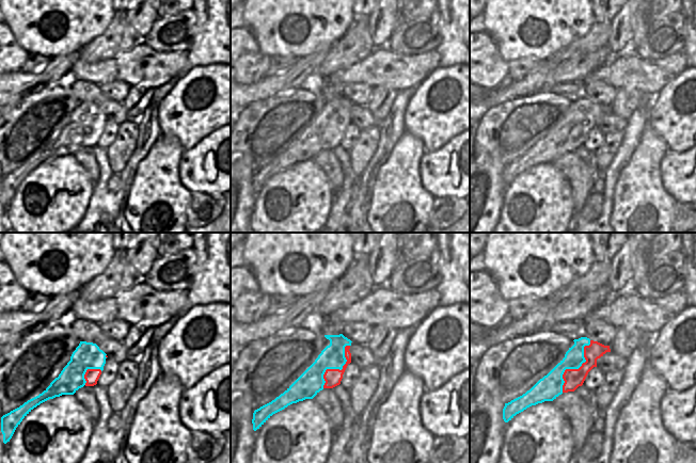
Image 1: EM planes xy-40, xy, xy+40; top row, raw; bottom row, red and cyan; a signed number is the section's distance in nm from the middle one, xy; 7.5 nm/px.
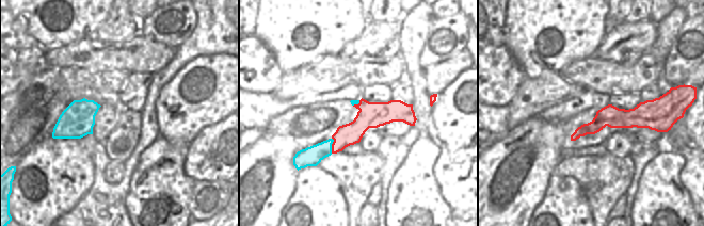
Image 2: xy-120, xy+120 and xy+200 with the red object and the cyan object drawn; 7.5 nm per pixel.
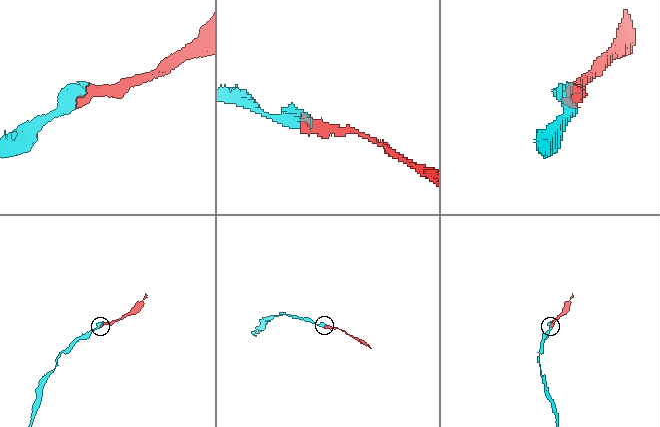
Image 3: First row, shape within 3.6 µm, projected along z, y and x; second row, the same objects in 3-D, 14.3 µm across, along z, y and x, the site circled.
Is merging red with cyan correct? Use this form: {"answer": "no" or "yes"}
{"answer": "yes"}

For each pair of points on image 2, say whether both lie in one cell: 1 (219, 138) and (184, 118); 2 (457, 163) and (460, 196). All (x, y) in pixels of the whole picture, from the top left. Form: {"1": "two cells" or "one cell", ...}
{"1": "two cells", "2": "one cell"}

